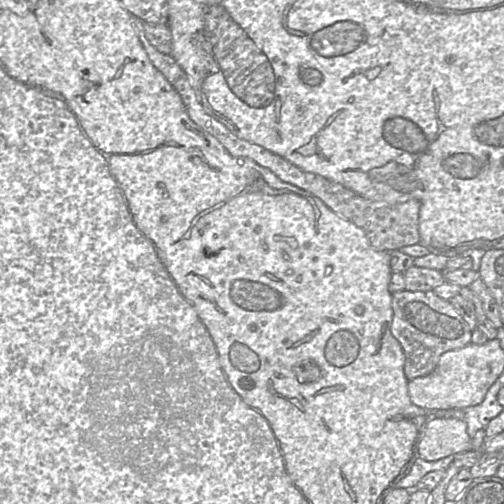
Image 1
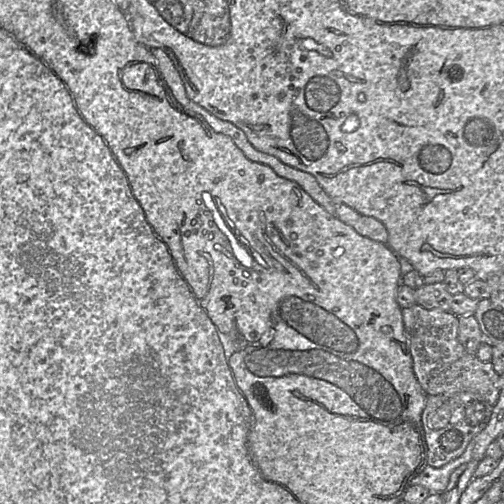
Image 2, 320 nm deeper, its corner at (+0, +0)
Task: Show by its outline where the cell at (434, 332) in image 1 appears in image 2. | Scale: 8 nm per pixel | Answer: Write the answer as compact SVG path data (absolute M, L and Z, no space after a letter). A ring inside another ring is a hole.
M419 304L402 308L403 324L409 340L409 349L413 359L413 371L427 395L452 396L459 392L473 392L482 396L492 407L499 399L499 375L491 362L482 362L476 355L465 351L458 340L459 317L452 312L438 309L425 309Z

